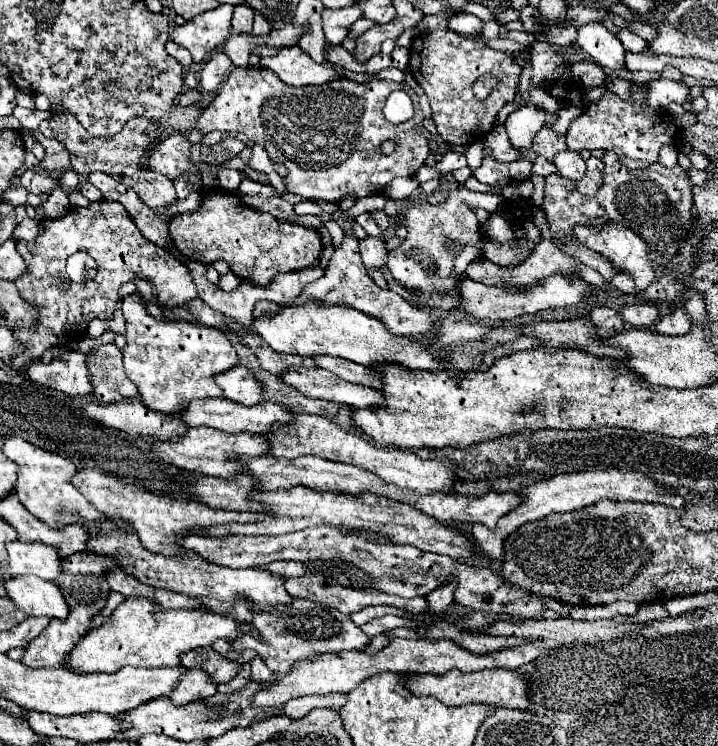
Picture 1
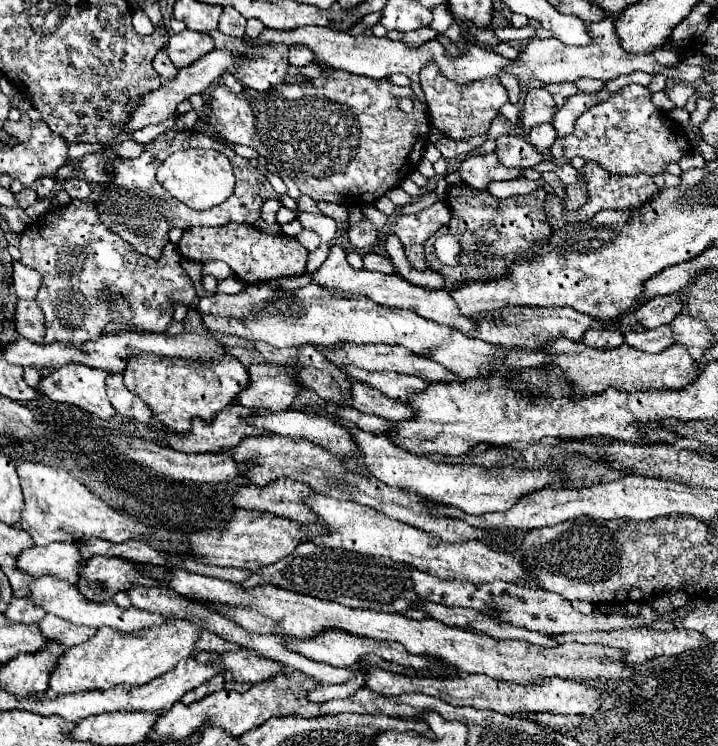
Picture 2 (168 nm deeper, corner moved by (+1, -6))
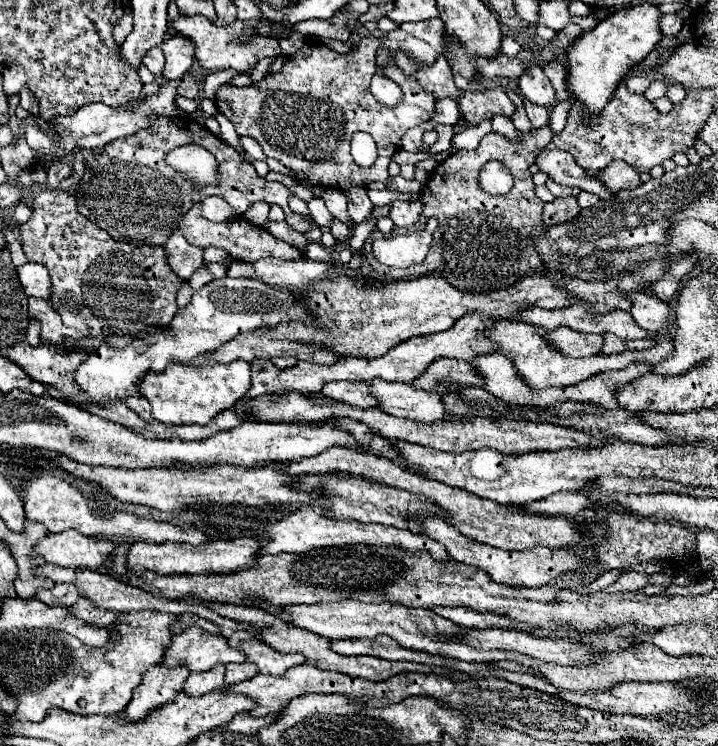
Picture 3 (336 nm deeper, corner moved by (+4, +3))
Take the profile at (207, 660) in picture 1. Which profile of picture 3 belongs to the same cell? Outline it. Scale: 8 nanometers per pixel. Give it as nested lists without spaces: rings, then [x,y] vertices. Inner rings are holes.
[[[236,631],[228,641],[230,641],[228,643],[230,647],[234,647],[246,655],[248,663],[254,663],[258,667],[258,673],[268,673],[268,675],[280,677],[290,667],[304,663],[302,655],[278,653],[272,647],[268,647],[266,643],[262,643],[260,639],[256,639],[256,635],[250,631]]]

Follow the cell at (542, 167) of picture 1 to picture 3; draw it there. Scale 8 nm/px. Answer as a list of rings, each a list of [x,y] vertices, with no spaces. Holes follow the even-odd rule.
[[[548,177],[546,185],[548,185],[548,189],[550,189],[556,197],[568,197],[568,195],[574,195],[574,197],[576,197],[576,195],[580,193],[580,189],[578,189],[578,187],[564,187],[564,185],[556,183],[552,177]]]

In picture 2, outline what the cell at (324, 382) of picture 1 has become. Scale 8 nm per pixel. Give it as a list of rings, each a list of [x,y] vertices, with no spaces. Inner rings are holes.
[[[355,382],[351,390],[353,390],[353,396],[341,400],[341,404],[353,406],[365,414],[375,414],[375,416],[387,418],[391,422],[411,420],[415,416],[411,404],[401,404],[401,402],[385,396],[381,390],[371,388],[363,382]]]

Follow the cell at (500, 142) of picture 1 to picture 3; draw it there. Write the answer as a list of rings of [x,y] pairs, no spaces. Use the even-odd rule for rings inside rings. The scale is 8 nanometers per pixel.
[[[540,147],[536,151],[536,165],[548,173],[554,181],[558,181],[560,185],[570,185],[570,187],[578,187],[584,189],[588,193],[596,193],[602,199],[610,199],[612,193],[606,191],[606,187],[602,187],[602,181],[596,177],[588,177],[584,173],[584,169],[576,163],[574,155],[570,155],[564,149],[550,149],[550,147]]]

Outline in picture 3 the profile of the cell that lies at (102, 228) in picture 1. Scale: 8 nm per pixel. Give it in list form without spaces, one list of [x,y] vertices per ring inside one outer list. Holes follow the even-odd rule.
[[[46,189],[34,197],[32,217],[20,225],[20,243],[28,261],[42,263],[52,279],[48,303],[62,317],[64,337],[132,333],[150,325],[166,327],[176,315],[176,291],[184,281],[170,269],[162,245],[136,247],[112,239],[78,213],[70,191]]]

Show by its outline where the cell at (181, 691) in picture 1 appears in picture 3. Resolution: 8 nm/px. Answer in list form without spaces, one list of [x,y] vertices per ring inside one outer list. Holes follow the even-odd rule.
[[[224,665],[212,667],[206,673],[198,673],[198,675],[190,675],[184,683],[184,691],[188,691],[190,697],[198,697],[216,689],[222,689],[224,685]]]

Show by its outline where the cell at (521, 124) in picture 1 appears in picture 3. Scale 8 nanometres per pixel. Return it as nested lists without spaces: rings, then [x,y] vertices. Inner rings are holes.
[[[540,67],[530,69],[526,75],[522,75],[518,79],[518,87],[524,99],[528,99],[530,103],[538,103],[538,105],[550,105],[554,101],[554,87],[550,83],[550,79],[544,75],[544,71]]]

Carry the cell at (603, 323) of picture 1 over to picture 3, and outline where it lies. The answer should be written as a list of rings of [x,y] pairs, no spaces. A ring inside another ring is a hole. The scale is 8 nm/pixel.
[[[564,327],[550,331],[550,339],[554,339],[554,343],[558,343],[558,347],[566,351],[566,355],[590,357],[590,355],[598,355],[602,349],[602,335],[578,333],[578,331],[564,329]]]

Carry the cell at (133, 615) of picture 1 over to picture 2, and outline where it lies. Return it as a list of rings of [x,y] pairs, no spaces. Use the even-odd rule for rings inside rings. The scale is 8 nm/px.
[[[173,620],[163,626],[143,628],[139,632],[121,634],[99,628],[91,642],[83,642],[79,646],[67,648],[61,658],[57,660],[51,676],[49,686],[45,690],[45,698],[67,696],[73,692],[87,692],[87,690],[109,690],[113,686],[135,688],[147,684],[149,680],[169,672],[177,666],[179,660],[189,658],[195,650],[195,642],[199,638],[199,626],[187,620]]]

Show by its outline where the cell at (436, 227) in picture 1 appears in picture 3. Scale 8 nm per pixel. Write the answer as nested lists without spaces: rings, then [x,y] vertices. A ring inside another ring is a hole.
[[[420,199],[410,201],[410,203],[394,201],[392,209],[390,209],[390,217],[396,227],[410,227],[422,217],[422,211],[424,211],[424,201],[420,201]]]

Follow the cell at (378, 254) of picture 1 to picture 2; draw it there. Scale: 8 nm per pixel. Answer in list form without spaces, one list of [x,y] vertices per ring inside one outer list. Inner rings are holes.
[[[361,218],[361,224],[349,224],[347,236],[351,244],[361,250],[367,250],[377,244],[377,228],[371,224],[369,218]]]

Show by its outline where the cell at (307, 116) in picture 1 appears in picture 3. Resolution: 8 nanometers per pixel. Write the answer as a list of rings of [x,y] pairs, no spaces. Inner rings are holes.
[[[394,29],[383,38],[364,37],[362,45],[352,47],[348,53],[338,53],[326,45],[306,43],[294,59],[286,59],[284,67],[264,77],[260,83],[250,87],[234,87],[232,83],[220,85],[216,93],[216,107],[226,115],[238,135],[250,135],[262,145],[266,157],[274,157],[284,163],[294,173],[302,175],[312,185],[322,185],[328,189],[348,189],[348,183],[366,187],[372,181],[388,183],[388,165],[392,155],[402,145],[402,135],[414,127],[432,119],[434,115],[434,97],[424,93],[414,74],[402,75],[394,65],[394,53],[400,49],[418,65],[430,65],[438,59],[436,49],[426,41]],[[378,47],[388,47],[392,61],[384,75],[396,81],[404,97],[396,107],[380,105],[370,93],[370,79],[376,73],[376,53]],[[356,131],[366,131],[378,145],[378,159],[372,167],[364,169],[352,161],[350,155],[350,137]],[[332,135],[340,135],[340,141]],[[334,145],[334,153],[332,153]]]

